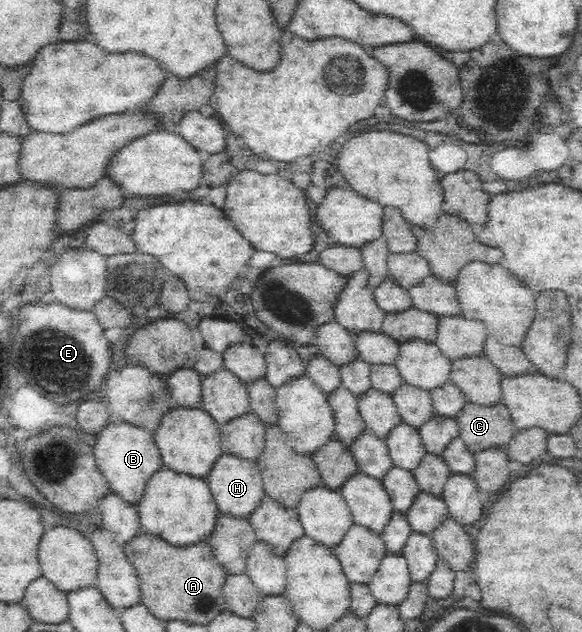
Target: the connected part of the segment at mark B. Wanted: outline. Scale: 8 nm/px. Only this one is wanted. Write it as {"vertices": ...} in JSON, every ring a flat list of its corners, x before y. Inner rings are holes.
{"vertices":[[114,419,96,433,93,454,110,491,133,505,140,499,150,476,164,467,151,430]]}

